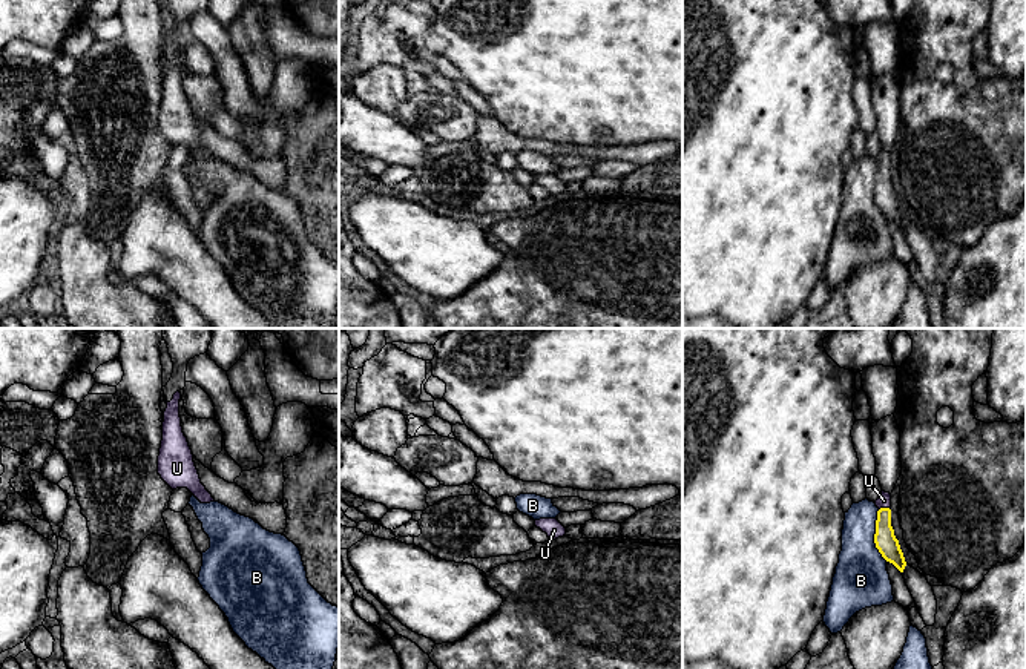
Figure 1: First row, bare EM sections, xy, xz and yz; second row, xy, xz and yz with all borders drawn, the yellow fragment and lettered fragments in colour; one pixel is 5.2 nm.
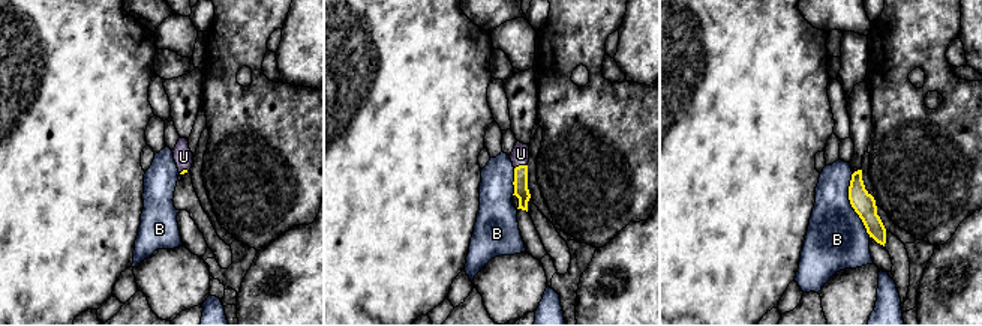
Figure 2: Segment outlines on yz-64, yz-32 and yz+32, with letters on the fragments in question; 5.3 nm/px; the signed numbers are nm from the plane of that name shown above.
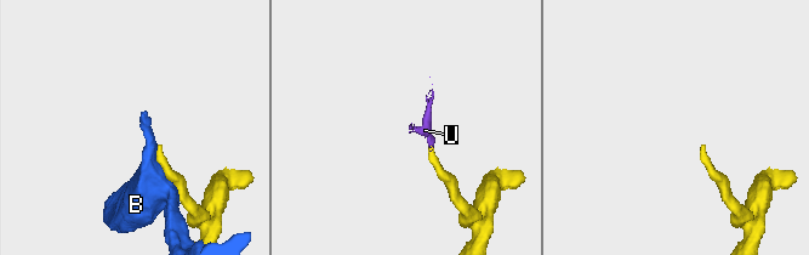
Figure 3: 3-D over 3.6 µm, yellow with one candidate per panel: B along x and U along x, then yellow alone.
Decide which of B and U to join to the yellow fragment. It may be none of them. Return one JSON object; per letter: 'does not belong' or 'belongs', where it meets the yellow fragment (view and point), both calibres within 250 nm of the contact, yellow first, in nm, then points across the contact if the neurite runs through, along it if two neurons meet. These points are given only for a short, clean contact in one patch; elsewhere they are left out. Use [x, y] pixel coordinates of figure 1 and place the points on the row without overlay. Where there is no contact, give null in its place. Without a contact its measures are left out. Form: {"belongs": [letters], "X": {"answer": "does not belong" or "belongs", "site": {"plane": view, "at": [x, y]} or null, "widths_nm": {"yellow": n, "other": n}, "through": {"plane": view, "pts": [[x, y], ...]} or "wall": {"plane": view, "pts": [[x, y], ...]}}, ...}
{"belongs": ["U"], "B": {"answer": "does not belong", "site": {"plane": "yz", "at": [874, 192]}, "widths_nm": {"yellow": 120, "other": 280}}, "U": {"answer": "belongs", "site": {"plane": "yz", "at": [884, 164]}, "widths_nm": {"yellow": 120, "other": 70}, "through": {"plane": "yz", "pts": [[885, 197], [884, 164], [884, 157]]}}}

